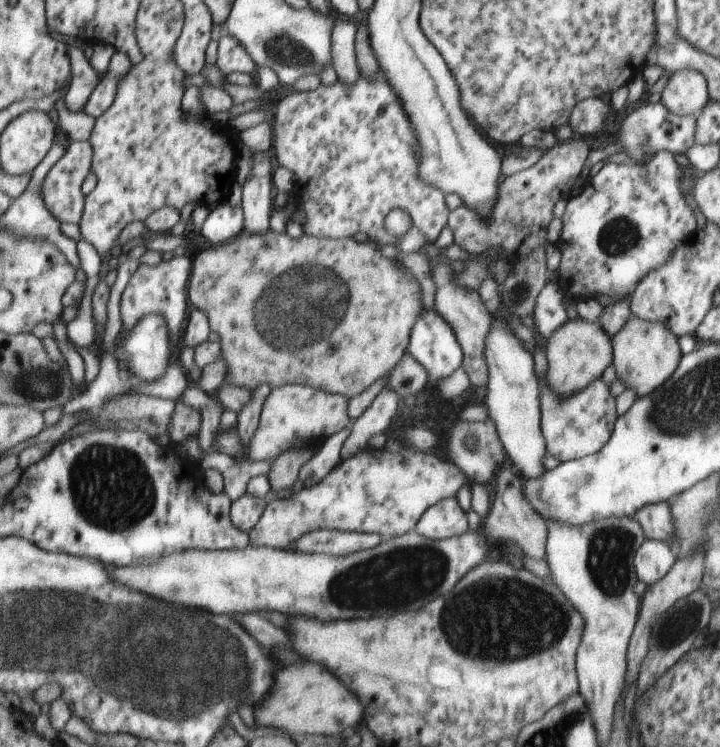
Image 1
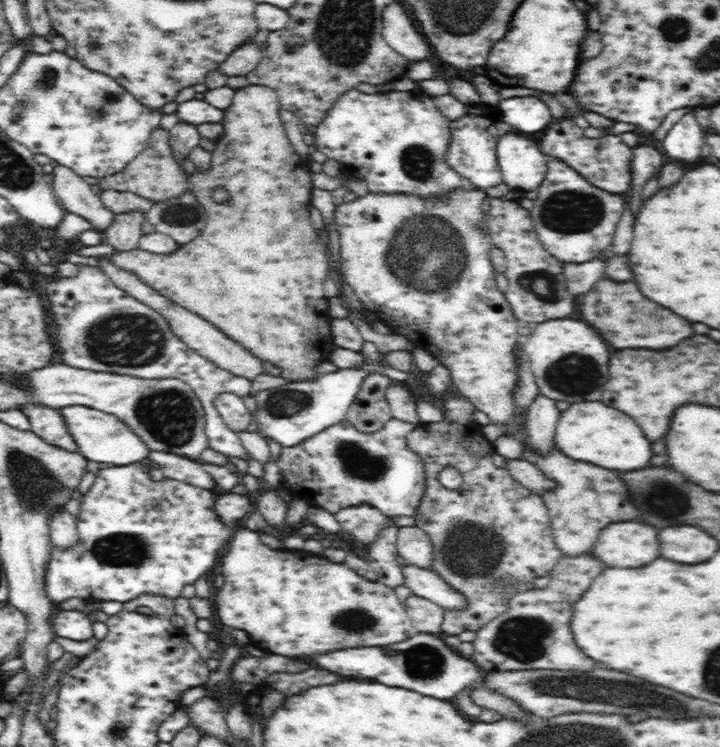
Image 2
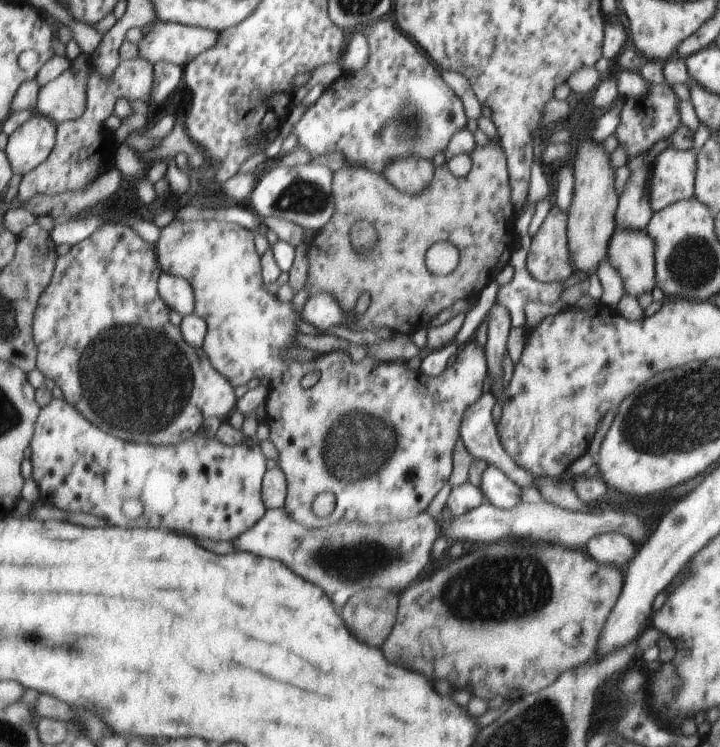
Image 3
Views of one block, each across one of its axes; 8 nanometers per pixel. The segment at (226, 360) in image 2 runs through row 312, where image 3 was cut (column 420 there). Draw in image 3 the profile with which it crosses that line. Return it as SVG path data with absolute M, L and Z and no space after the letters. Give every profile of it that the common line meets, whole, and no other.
M400 159L391 161L385 168L384 177L394 188L409 195L418 195L430 186L435 167L432 160Z

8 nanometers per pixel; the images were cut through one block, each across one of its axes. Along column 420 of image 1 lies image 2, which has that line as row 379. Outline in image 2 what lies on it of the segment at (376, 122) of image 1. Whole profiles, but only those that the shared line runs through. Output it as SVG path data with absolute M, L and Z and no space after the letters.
M79 266L78 274L72 278L50 276L50 280L44 282L42 294L46 294L46 298L50 302L52 322L56 324L54 338L58 342L58 354L64 364L74 366L74 368L84 368L84 370L96 370L96 372L116 372L116 374L128 377L138 377L141 380L175 379L184 381L186 385L192 387L204 409L204 430L208 437L209 447L228 457L236 456L236 458L246 459L250 455L240 442L238 433L230 430L218 414L218 410L214 406L214 398L222 392L231 392L240 397L246 397L251 394L251 379L236 376L192 350L187 343L182 342L182 339L172 332L163 315L118 288L106 276L106 273L97 267Z

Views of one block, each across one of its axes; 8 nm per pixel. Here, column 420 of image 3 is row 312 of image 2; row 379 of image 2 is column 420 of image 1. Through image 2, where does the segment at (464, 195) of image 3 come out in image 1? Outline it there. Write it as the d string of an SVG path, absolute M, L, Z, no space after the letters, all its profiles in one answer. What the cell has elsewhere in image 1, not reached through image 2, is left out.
M272 230L264 234L256 234L256 236L243 232L232 239L232 242L213 245L212 248L196 255L193 278L189 284L189 297L192 308L208 316L210 330L217 333L221 339L221 357L228 366L223 385L234 384L234 386L247 388L252 392L262 386L270 386L273 389L288 386L288 384L301 384L311 385L315 389L328 390L330 393L338 393L348 398L362 394L372 382L376 382L380 376L384 376L388 370L392 370L399 363L398 360L404 356L406 348L409 347L408 338L412 338L413 326L422 312L422 290L420 290L418 280L412 275L410 269L402 270L394 259L391 260L390 256L386 256L386 251L379 242L363 238L336 240L309 236L306 233L301 238L294 239L294 236Z

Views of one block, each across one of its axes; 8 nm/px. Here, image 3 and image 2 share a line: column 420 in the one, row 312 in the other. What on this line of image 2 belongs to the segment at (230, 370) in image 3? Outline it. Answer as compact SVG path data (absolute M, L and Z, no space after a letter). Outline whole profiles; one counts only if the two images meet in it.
M454 187L436 198L424 198L414 194L367 193L352 201L343 202L335 209L334 224L337 226L342 263L340 275L347 282L363 306L378 316L392 332L402 334L413 342L415 348L432 353L438 362L446 365L451 378L452 394L464 397L470 404L488 415L494 425L509 428L507 436L517 440L525 449L521 452L553 483L541 496L548 508L553 531L553 542L562 556L584 556L580 552L592 553L592 548L604 526L610 522L626 522L640 516L630 504L626 486L618 480L618 472L606 467L577 461L565 455L558 447L547 453L540 453L528 445L526 413L516 401L518 370L520 370L516 344L522 341L518 334L521 325L508 299L497 287L496 267L492 262L492 247L495 242L490 236L488 218L482 215L481 206L486 204L488 195L484 189L472 190Z

